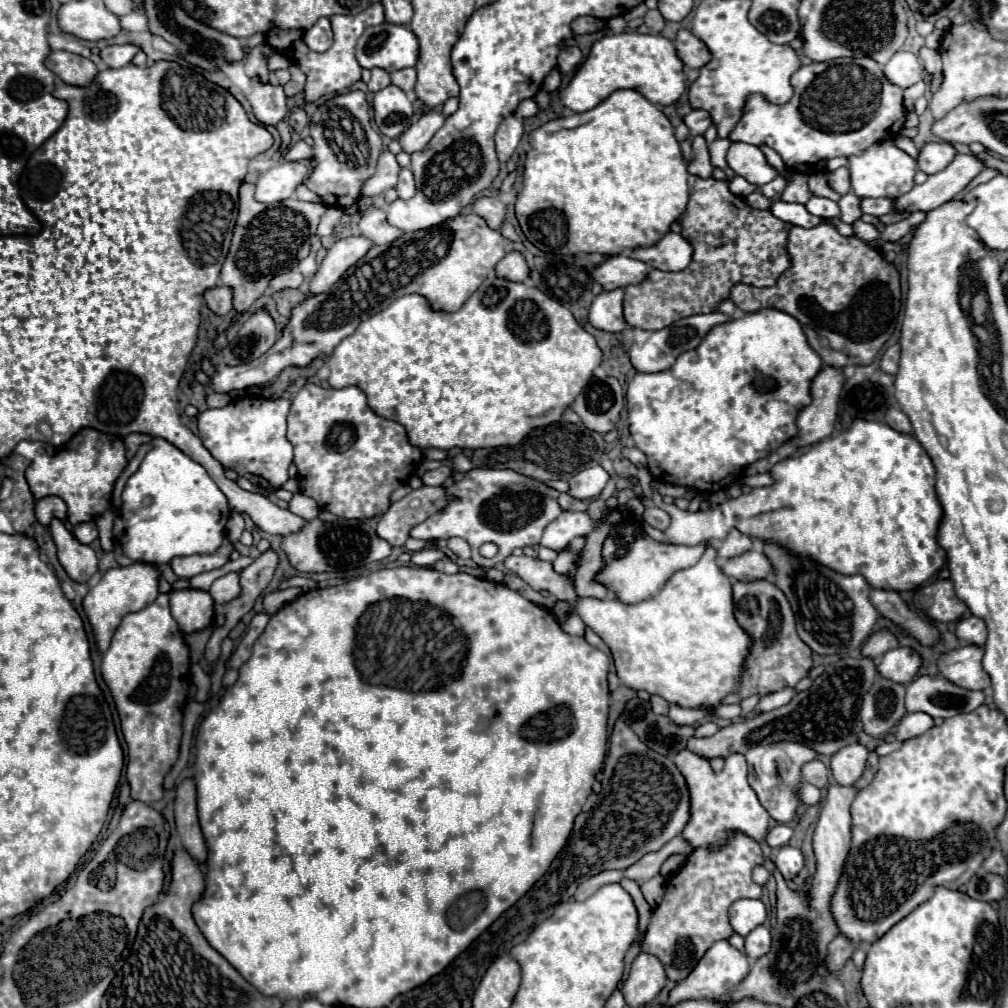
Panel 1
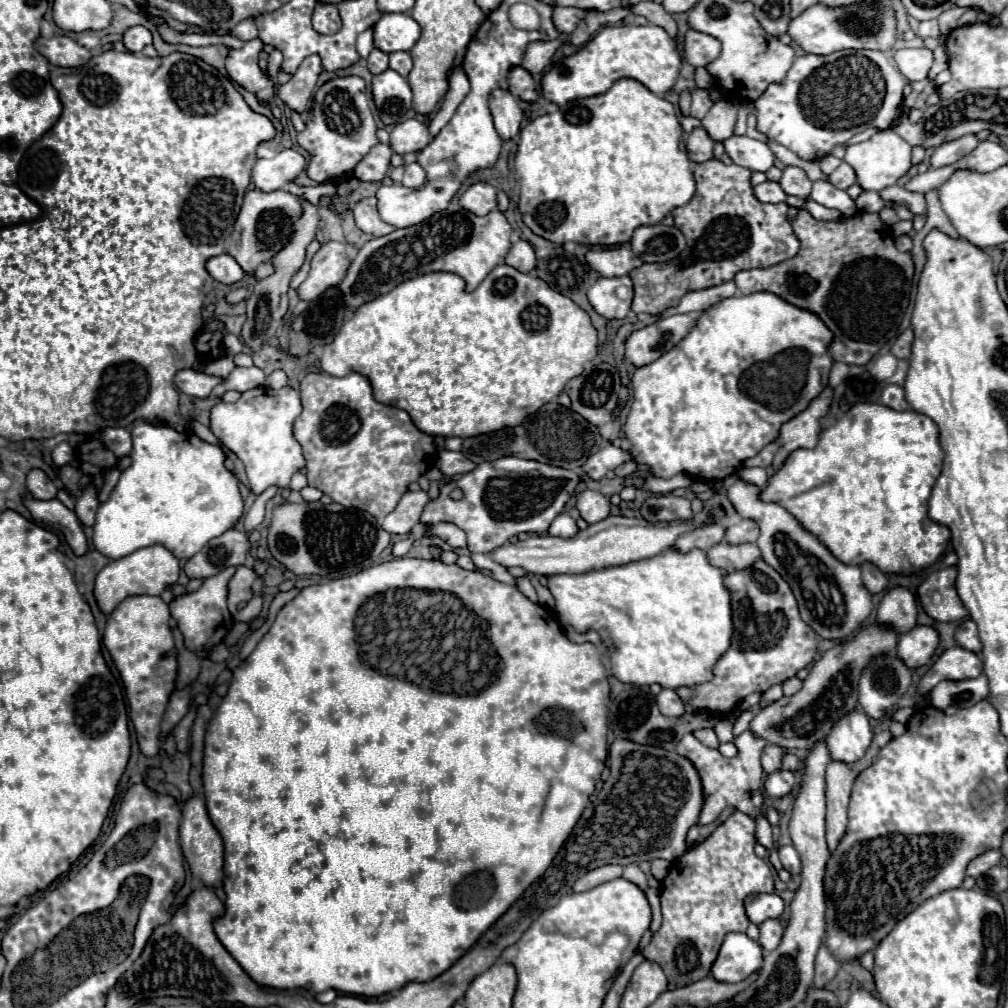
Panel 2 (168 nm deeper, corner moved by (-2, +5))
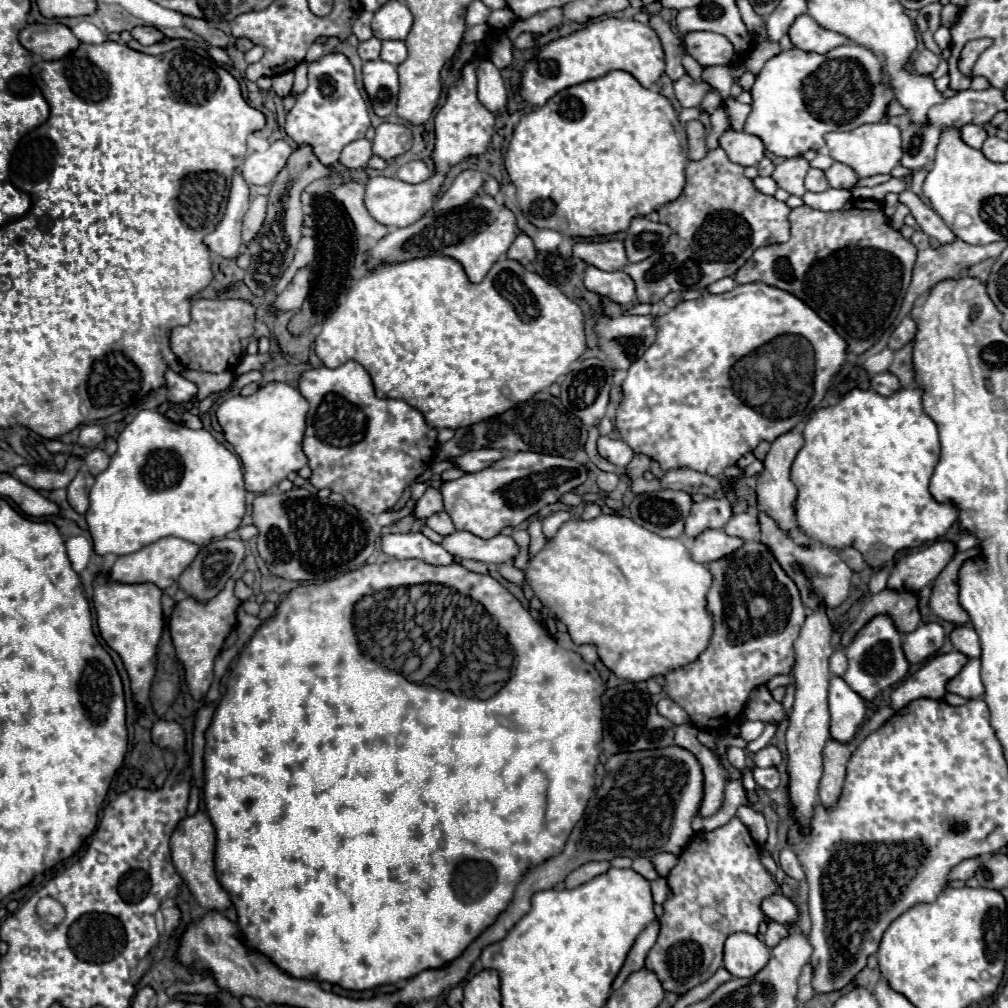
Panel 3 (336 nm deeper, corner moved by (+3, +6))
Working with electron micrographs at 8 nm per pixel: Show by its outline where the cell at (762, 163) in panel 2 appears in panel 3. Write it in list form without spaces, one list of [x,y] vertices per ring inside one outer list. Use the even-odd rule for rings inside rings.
[[[726,130],[720,136],[720,146],[728,154],[728,158],[740,166],[758,166],[760,160],[764,158],[762,140],[758,140],[758,136],[746,134],[746,132]]]

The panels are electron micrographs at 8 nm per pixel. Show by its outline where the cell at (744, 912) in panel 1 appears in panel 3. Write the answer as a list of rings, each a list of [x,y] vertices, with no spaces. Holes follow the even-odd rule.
[[[772,894],[768,898],[764,898],[760,902],[760,910],[764,912],[764,916],[772,922],[780,922],[780,924],[792,924],[798,918],[796,906],[782,894]]]

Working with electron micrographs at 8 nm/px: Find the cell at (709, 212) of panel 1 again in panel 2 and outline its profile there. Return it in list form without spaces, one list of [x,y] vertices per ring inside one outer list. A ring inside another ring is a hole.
[[[711,159],[705,163],[695,165],[695,181],[697,191],[693,199],[671,211],[675,219],[675,227],[687,237],[687,249],[679,253],[679,257],[663,263],[645,263],[629,273],[633,287],[635,287],[635,299],[633,299],[633,311],[635,313],[663,313],[669,307],[675,307],[681,297],[689,291],[707,289],[713,285],[721,285],[725,281],[731,281],[739,271],[743,269],[755,269],[755,267],[771,267],[785,259],[791,259],[799,251],[799,239],[795,237],[791,223],[787,219],[789,205],[787,203],[761,203],[753,195],[751,185],[751,171],[743,169],[739,165],[725,165],[719,159]]]

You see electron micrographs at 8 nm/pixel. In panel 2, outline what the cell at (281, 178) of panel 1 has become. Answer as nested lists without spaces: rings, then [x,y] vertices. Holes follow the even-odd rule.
[[[283,149],[271,159],[257,159],[251,181],[259,191],[277,191],[291,183],[305,167],[305,157],[295,149]]]

